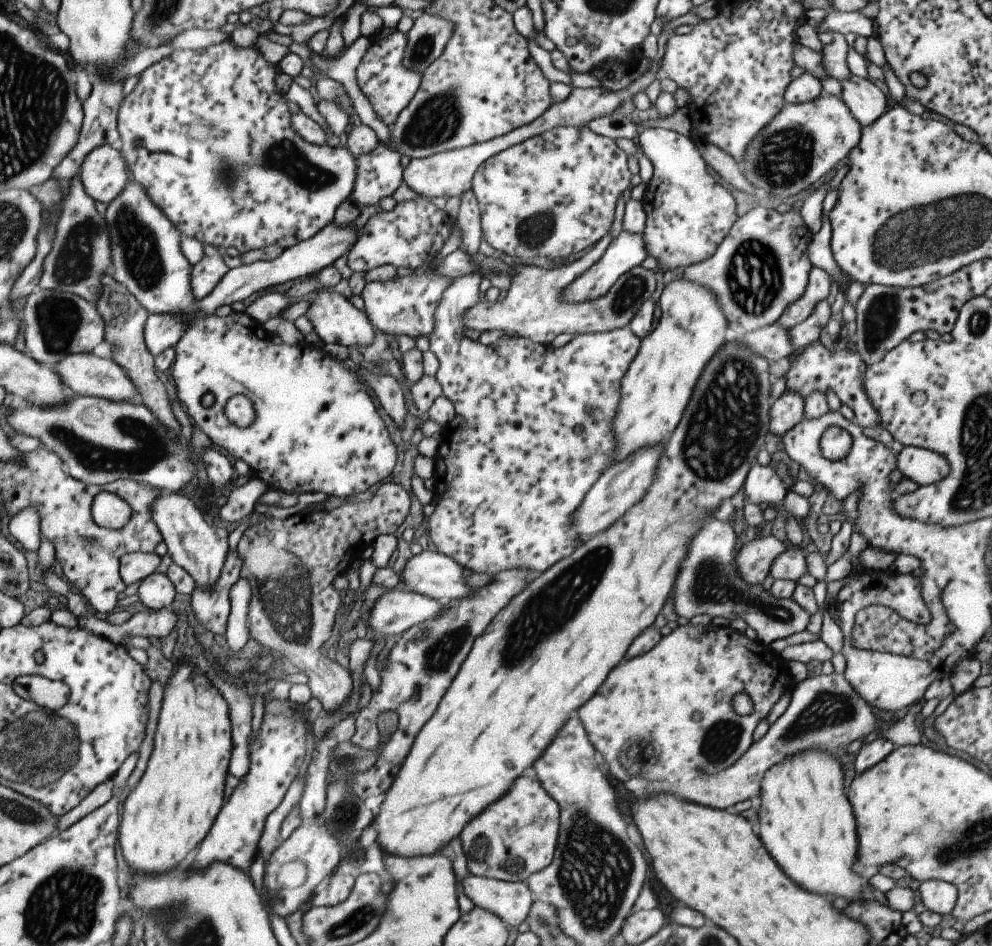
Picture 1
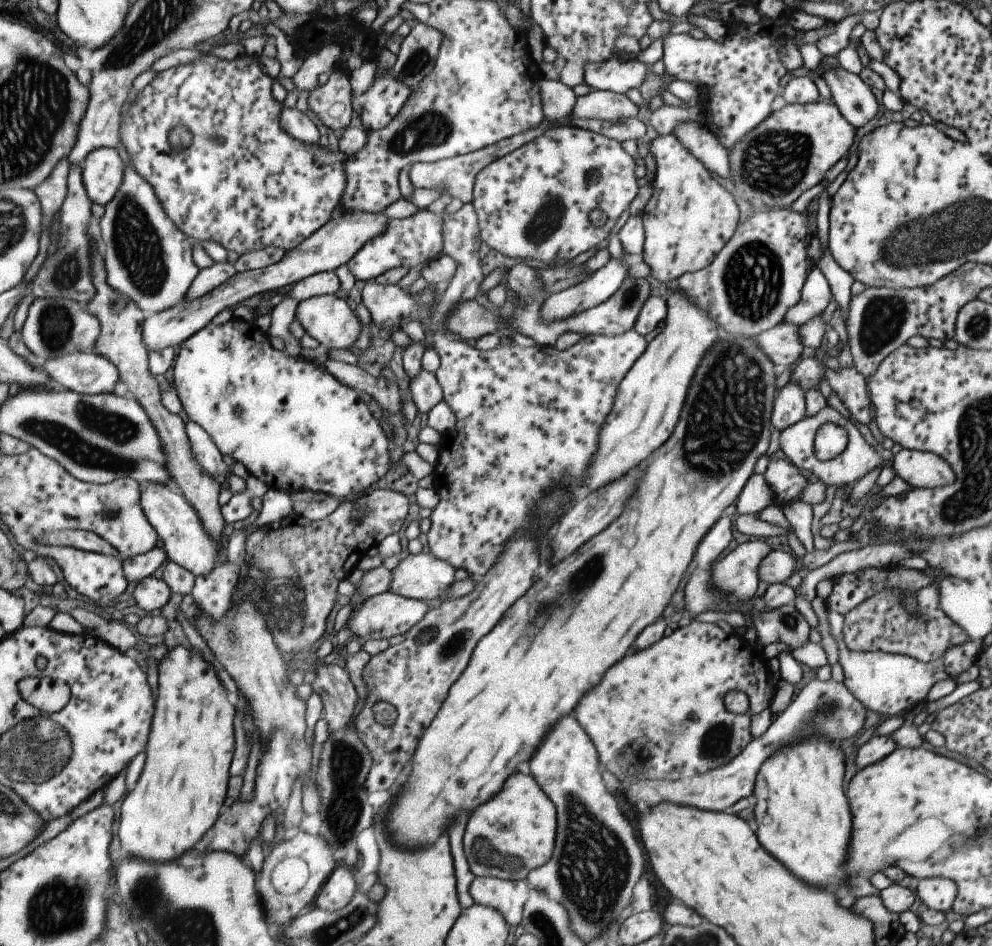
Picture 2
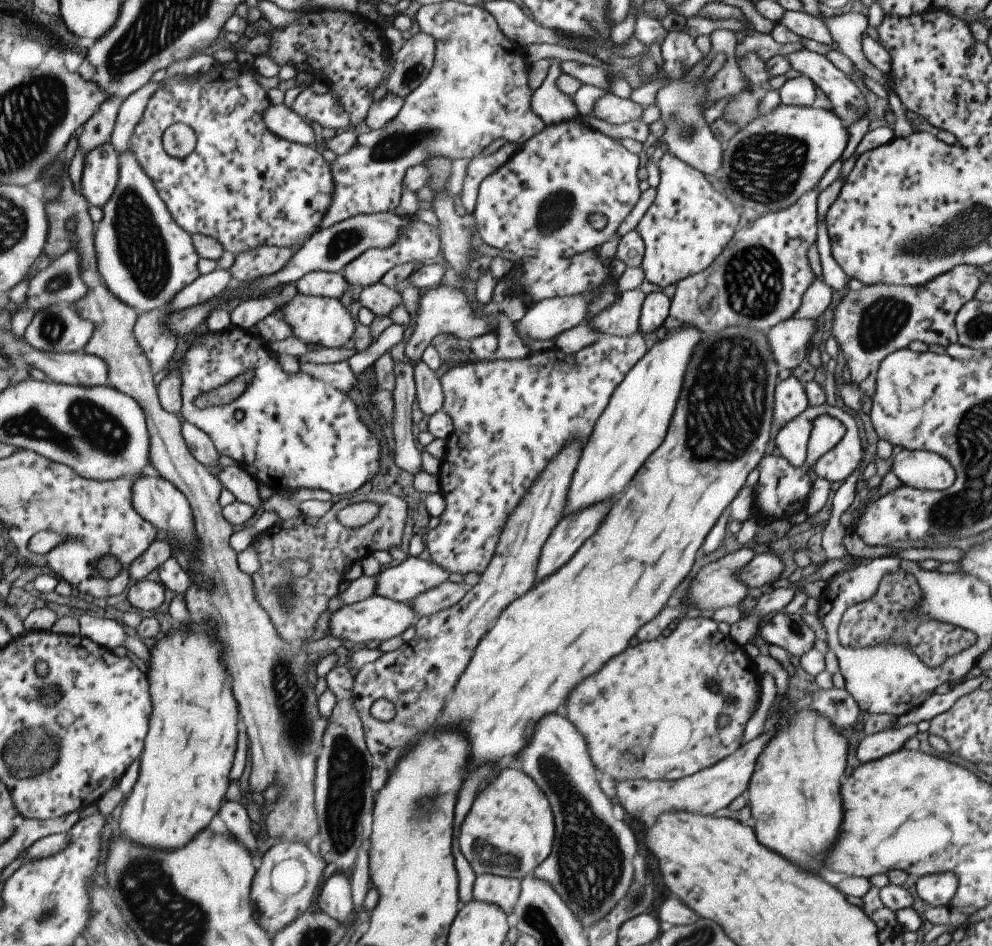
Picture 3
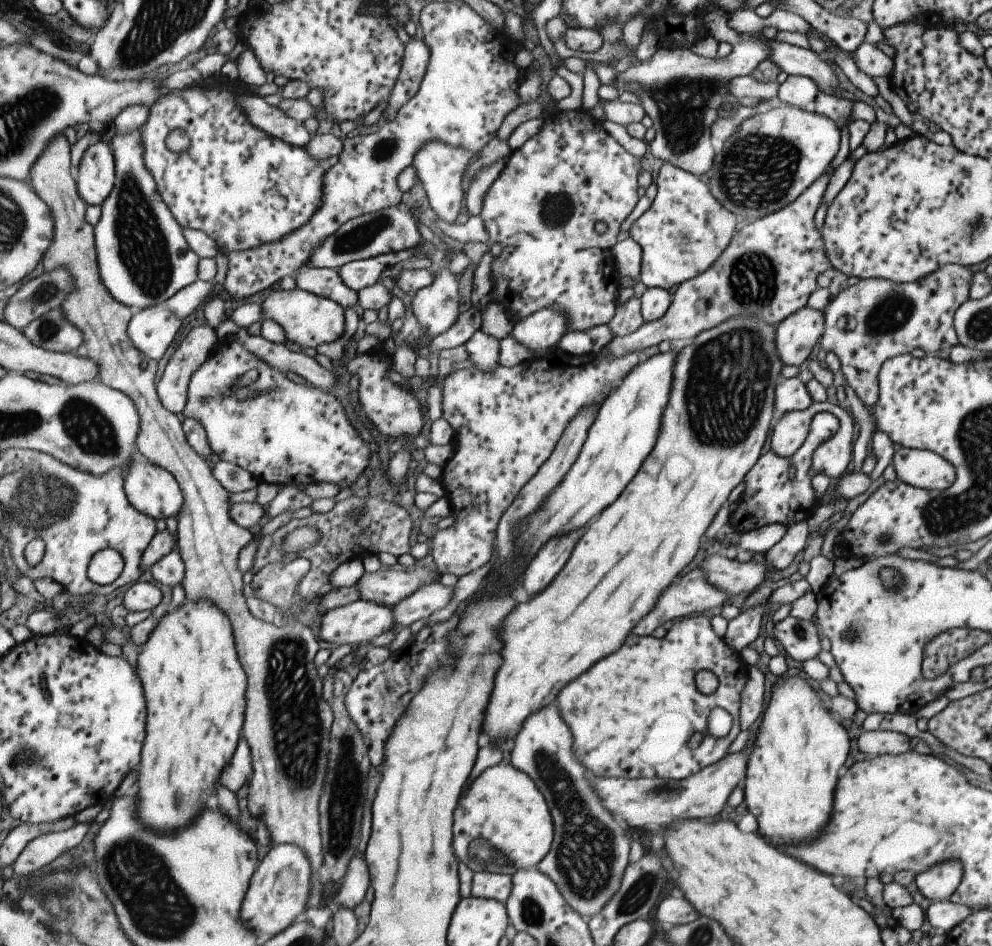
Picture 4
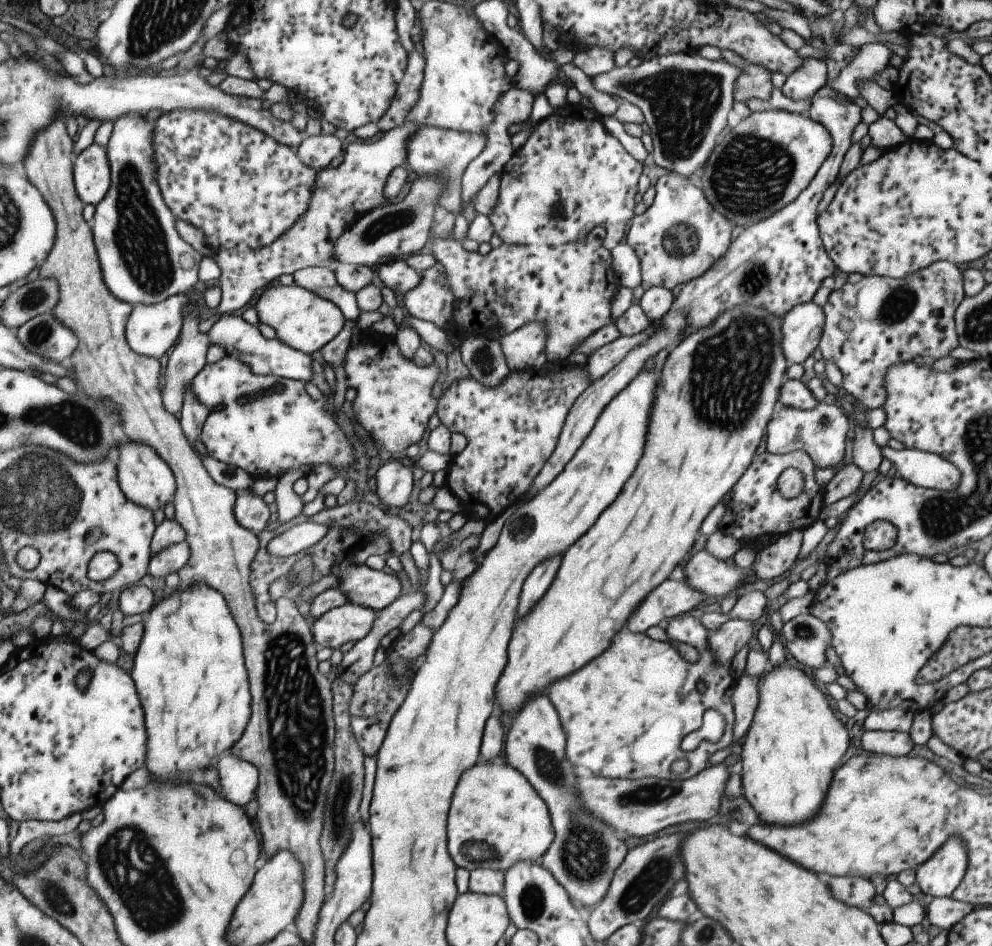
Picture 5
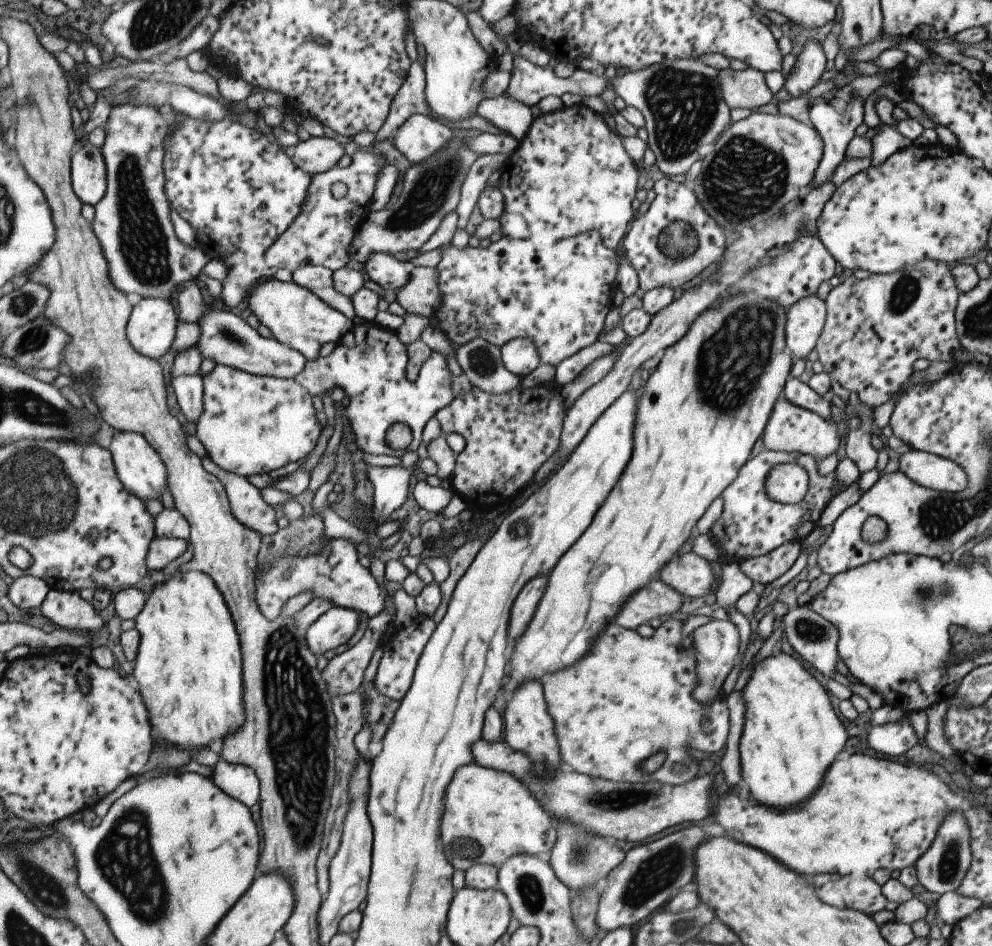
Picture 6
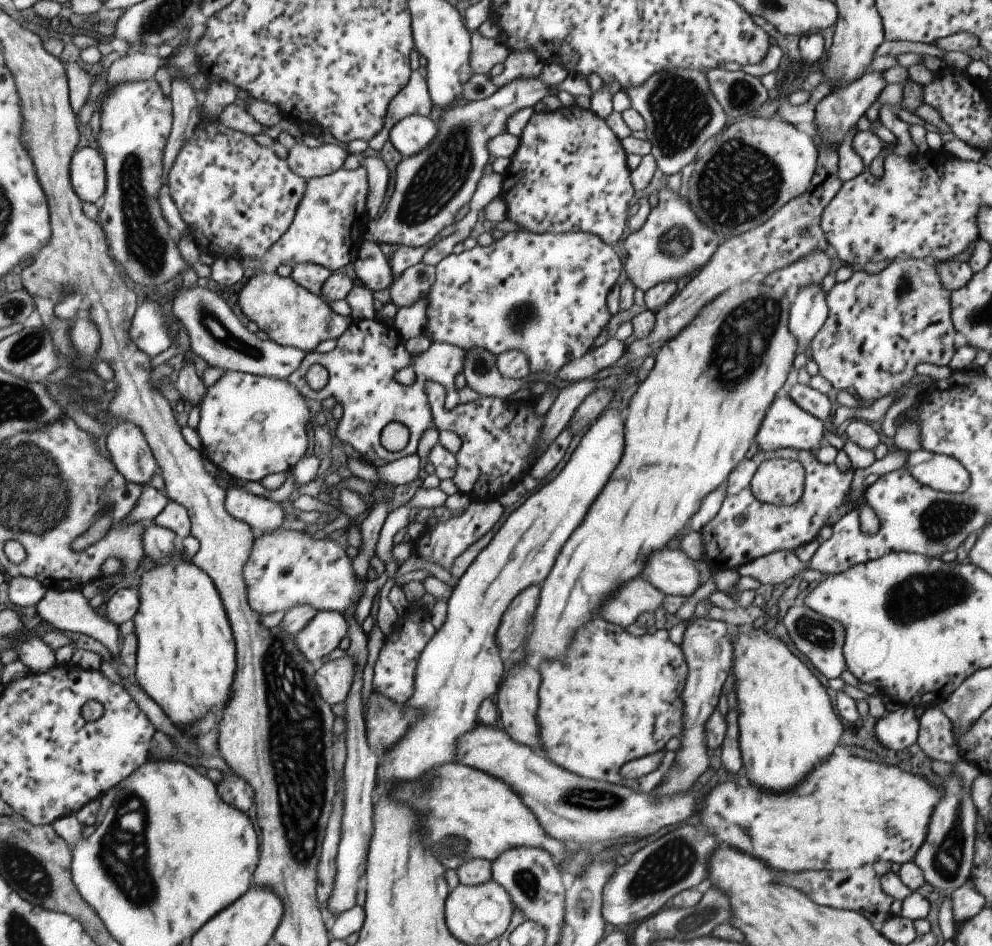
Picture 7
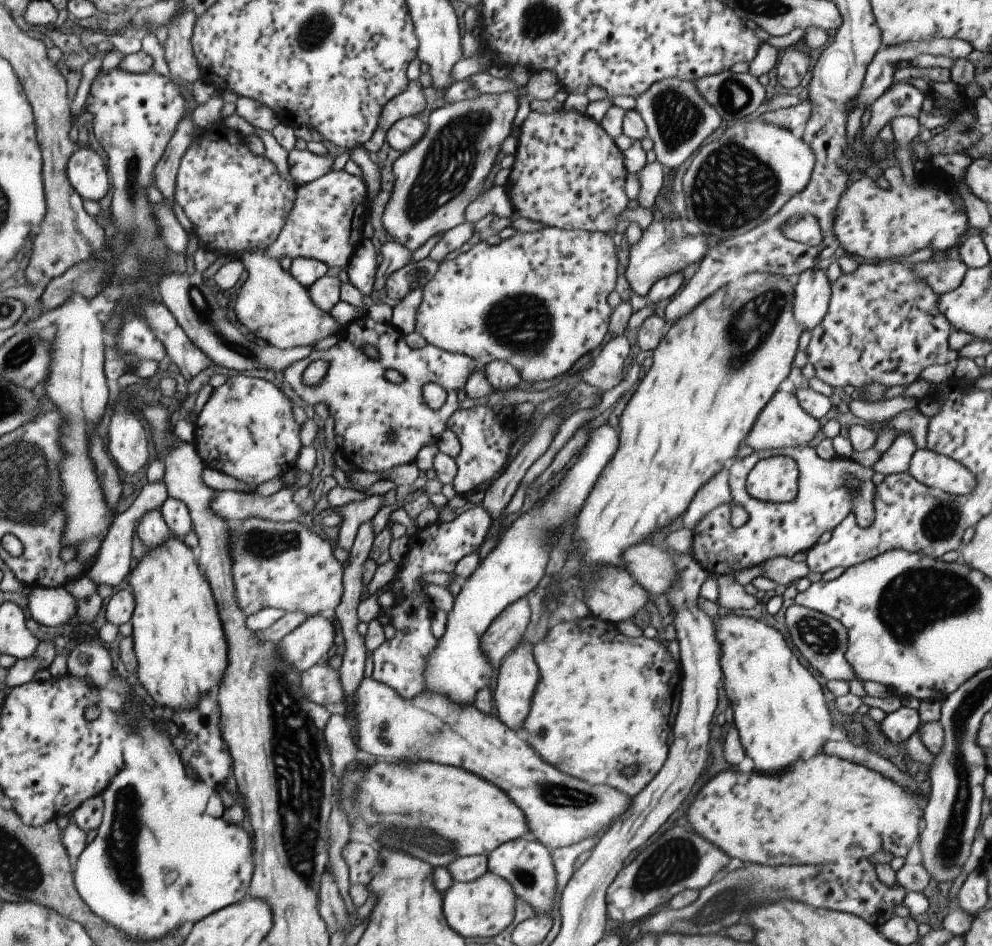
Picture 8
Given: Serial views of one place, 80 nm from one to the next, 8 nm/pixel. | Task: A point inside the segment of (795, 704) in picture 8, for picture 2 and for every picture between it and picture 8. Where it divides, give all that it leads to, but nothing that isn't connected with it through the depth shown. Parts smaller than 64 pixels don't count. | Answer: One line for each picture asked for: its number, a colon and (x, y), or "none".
2: (802, 817)
3: (793, 792)
4: (791, 770)
5: (794, 742)
6: (789, 724)
7: (785, 722)

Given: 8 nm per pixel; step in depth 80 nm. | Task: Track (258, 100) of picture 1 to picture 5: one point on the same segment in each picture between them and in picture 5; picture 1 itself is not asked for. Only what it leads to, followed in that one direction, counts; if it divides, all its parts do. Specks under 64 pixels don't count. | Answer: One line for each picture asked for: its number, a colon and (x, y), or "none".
2: (244, 183)
3: (243, 186)
4: (241, 187)
5: (242, 189)

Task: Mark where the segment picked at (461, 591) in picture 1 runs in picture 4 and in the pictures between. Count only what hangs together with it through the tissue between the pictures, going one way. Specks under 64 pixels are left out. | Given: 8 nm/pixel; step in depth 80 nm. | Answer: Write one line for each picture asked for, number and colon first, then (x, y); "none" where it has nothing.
2: (421, 577)
3: (411, 577)
4: (383, 587)

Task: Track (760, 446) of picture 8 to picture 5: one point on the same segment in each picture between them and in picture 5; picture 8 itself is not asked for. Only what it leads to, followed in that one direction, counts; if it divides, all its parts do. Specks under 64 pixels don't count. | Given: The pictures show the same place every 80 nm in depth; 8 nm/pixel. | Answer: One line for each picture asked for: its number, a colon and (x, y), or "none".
5: (820, 432)
6: (789, 428)
7: (785, 425)

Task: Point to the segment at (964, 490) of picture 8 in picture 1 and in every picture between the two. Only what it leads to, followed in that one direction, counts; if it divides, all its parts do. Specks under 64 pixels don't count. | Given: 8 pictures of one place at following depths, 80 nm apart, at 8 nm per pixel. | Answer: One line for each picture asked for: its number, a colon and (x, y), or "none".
1: (924, 467)
2: (919, 469)
3: (925, 470)
4: (920, 468)
5: (929, 471)
6: (933, 472)
7: (939, 472)

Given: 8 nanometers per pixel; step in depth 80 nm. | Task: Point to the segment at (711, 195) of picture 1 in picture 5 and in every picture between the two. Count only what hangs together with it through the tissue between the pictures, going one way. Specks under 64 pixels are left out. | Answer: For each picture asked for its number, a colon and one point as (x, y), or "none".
2: (689, 217)
3: (685, 228)
4: (685, 229)
5: (677, 238)

